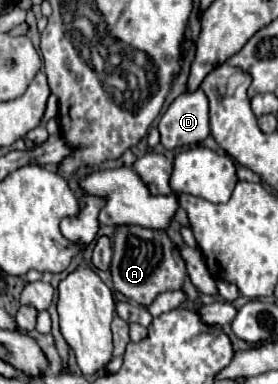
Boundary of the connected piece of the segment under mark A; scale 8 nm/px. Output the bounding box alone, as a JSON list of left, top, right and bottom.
[111,225,185,305]

